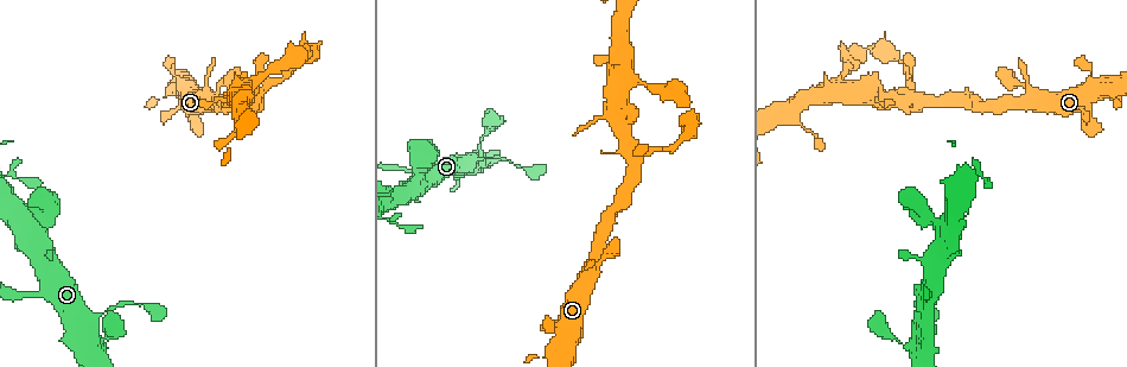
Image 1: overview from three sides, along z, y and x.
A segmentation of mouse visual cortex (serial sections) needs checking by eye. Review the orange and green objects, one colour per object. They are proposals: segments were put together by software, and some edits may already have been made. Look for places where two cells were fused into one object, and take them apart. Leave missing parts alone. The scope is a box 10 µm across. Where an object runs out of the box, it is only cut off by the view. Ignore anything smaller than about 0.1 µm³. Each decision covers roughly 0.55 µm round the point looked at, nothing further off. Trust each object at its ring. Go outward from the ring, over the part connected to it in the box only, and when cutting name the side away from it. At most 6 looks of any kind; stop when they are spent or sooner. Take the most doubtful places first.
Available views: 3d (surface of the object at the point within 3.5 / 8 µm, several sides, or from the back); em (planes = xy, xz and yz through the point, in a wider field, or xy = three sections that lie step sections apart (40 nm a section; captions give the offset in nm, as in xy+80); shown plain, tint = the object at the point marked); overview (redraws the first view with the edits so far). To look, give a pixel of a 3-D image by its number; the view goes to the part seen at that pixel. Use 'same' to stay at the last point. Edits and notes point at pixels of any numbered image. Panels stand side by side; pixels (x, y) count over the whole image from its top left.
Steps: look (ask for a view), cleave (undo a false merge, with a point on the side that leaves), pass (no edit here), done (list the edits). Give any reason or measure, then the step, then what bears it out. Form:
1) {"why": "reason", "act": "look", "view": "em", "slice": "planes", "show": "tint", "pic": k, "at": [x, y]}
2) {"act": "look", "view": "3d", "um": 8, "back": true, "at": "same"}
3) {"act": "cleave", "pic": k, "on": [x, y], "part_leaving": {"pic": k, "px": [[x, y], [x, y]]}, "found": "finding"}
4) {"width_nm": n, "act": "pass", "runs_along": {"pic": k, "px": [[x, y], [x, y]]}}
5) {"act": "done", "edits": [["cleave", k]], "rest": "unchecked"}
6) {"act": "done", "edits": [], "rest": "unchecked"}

{"why": "three arms meet", "act": "look", "view": "3d", "um": 3.5, "pic": 1, "at": [908, 96]}

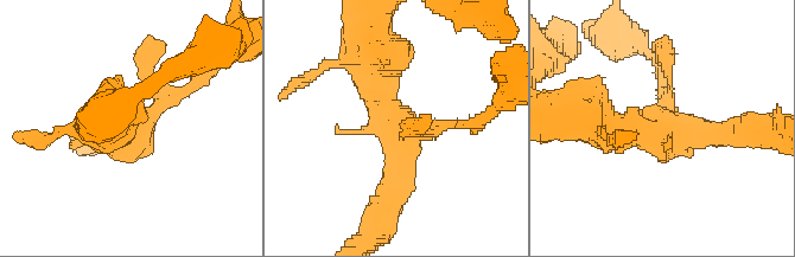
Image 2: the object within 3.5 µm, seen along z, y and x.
{"act": "look", "view": "em", "slice": "xy", "step": 2, "show": "tint", "pic": 2, "at": [148, 121]}

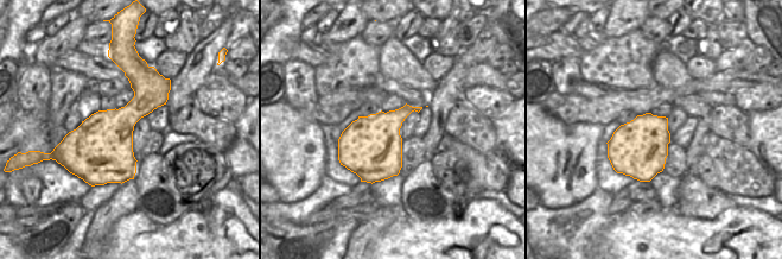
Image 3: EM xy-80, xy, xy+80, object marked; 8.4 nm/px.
{"act": "pass", "runs_along": {"pic": 2, "px": [[385, 206], [404, 140], [374, 64]]}, "found": "continuous, no second cell"}

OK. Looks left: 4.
{"act": "look", "view": "3d", "um": 3.5, "pic": 1, "at": [912, 348]}

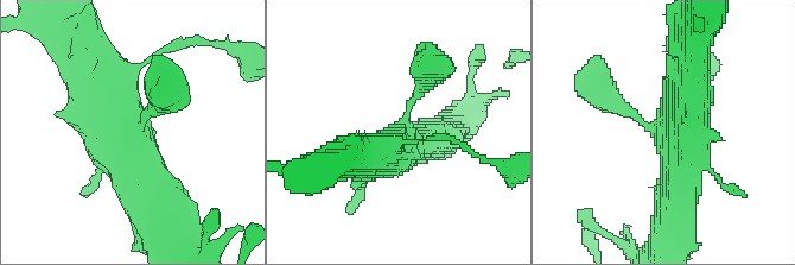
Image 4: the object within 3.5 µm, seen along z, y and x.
{"act": "look", "view": "em", "slice": "xy", "step": 5, "show": "tint", "pic": 4, "at": [136, 128]}

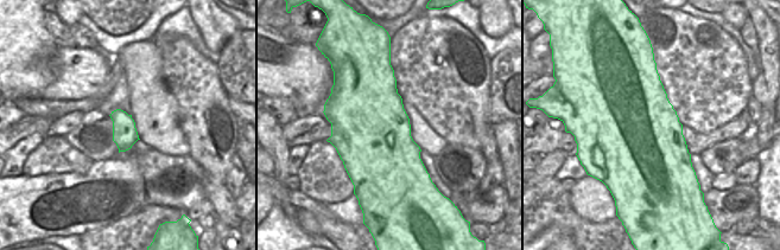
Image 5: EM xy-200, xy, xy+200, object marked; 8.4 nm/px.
{"why": "another direction", "act": "look", "view": "em", "slice": "xy", "step": 3, "show": "tint", "at": "same"}

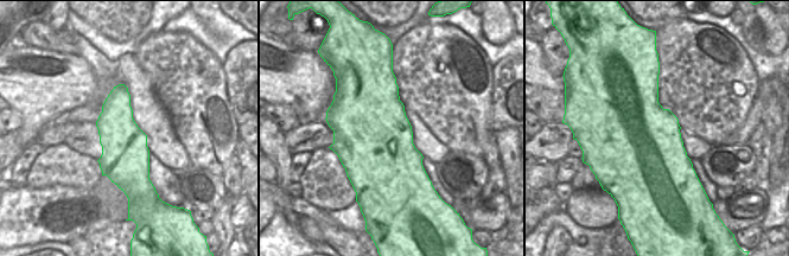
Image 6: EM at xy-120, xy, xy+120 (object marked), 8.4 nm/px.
{"act": "pass", "runs_along": {"pic": 4, "px": [[692, 45], [679, 126], [646, 126], [624, 112]]}, "found": "all the same cell"}

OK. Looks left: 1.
{"act": "done", "edits": [], "rest": "unchecked"}

